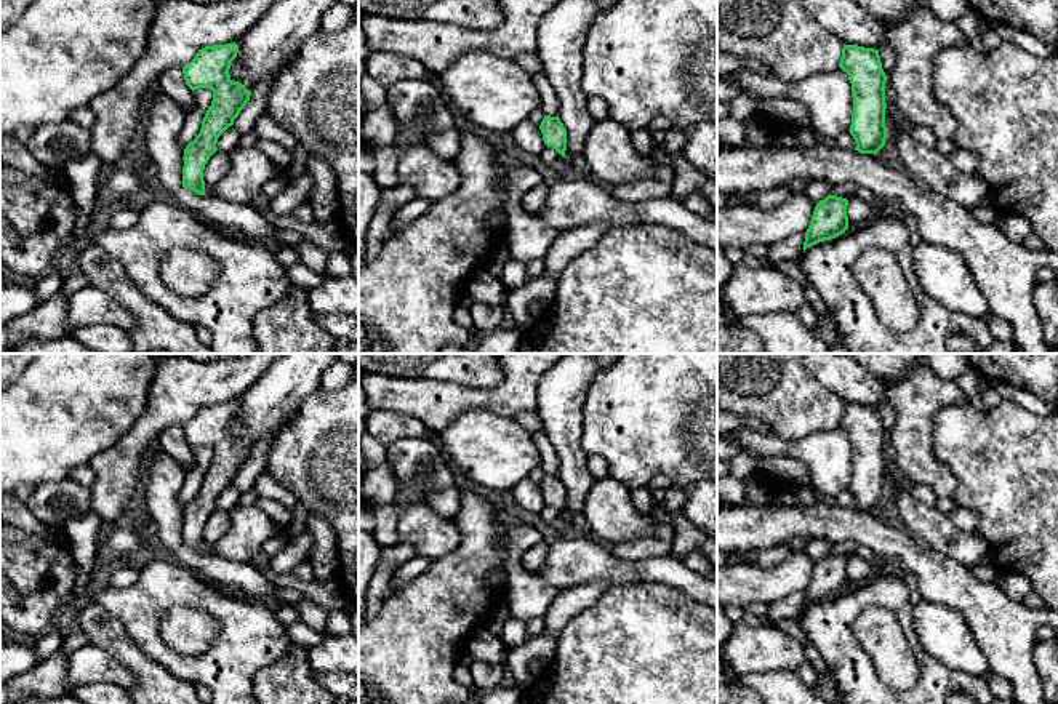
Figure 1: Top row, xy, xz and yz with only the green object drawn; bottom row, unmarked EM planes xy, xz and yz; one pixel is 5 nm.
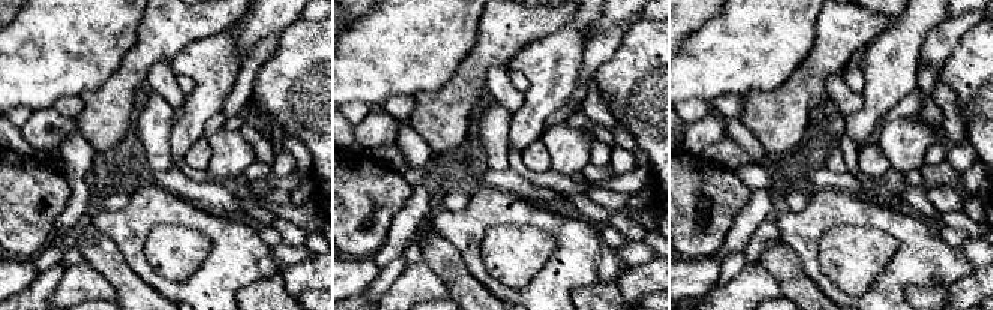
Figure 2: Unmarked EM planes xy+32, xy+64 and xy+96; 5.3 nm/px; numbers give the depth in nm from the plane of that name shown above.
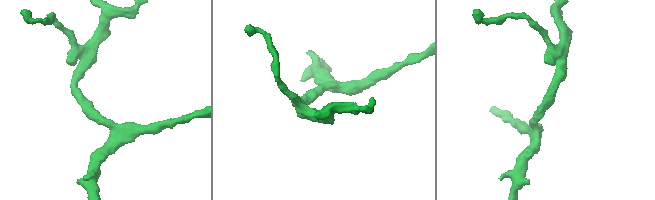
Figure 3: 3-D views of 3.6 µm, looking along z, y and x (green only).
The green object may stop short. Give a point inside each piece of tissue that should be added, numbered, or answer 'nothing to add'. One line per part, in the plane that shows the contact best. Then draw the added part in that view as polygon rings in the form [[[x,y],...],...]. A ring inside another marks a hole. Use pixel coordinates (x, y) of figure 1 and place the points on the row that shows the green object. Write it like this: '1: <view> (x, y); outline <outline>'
nothing to add

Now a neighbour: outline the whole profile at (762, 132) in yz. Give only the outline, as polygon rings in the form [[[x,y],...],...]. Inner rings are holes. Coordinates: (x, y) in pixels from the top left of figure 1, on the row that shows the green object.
[[[752,114],[746,118],[746,139],[741,147],[804,149],[797,130],[770,117]]]

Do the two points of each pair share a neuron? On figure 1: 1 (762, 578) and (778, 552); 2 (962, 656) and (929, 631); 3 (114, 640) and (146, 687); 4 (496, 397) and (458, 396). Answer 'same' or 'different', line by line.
1: different
2: same
3: same
4: same

